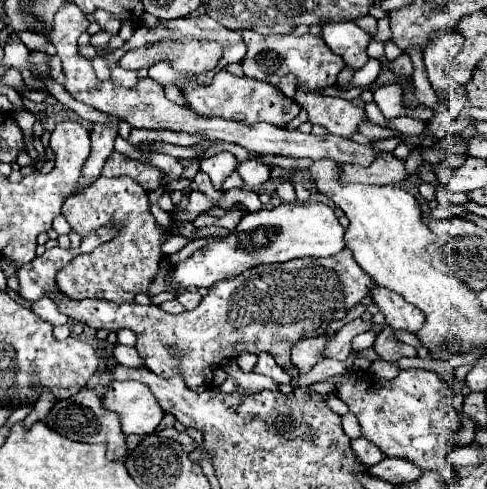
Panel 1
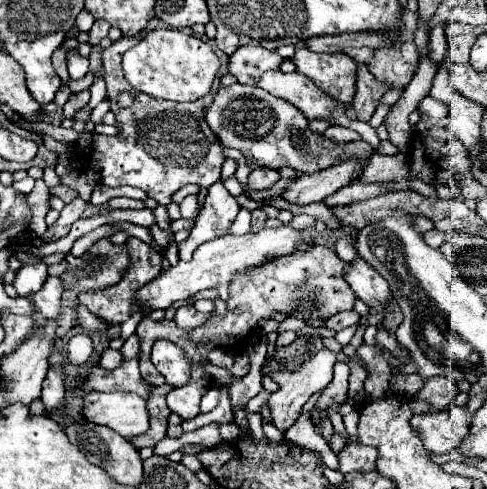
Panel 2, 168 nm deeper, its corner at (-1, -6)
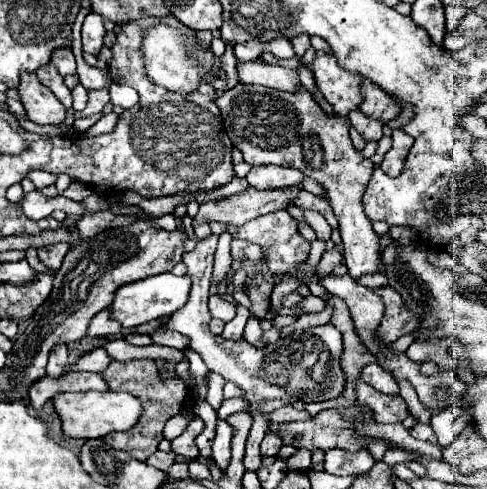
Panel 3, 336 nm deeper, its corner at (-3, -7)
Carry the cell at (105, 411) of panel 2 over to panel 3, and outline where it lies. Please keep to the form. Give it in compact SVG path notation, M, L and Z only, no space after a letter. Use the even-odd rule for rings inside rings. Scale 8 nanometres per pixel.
M88 390L88 392L68 392L68 394L58 394L52 398L54 410L60 416L62 422L62 432L70 438L80 438L80 440L90 440L90 438L102 438L108 432L118 432L118 430L126 430L132 428L132 424L136 424L140 412L142 412L142 404L126 394L126 392L96 392L96 390Z

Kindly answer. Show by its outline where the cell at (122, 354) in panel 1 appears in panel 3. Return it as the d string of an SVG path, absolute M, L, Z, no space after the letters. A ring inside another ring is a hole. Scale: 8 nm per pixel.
M94 348L80 356L68 370L88 370L88 372L102 372L104 366L110 362L110 356L106 354L104 348Z

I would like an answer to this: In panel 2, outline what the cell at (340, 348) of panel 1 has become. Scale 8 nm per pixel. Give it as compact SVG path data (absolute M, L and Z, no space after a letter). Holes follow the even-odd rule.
M322 347L316 355L312 355L310 359L306 359L298 369L294 371L280 371L280 373L272 373L272 379L278 383L278 391L270 395L268 403L270 403L270 411L272 411L272 419L274 425L280 431L286 431L300 415L304 403L316 393L322 391L330 381L332 381L332 367L336 363L336 353L330 351L328 347Z

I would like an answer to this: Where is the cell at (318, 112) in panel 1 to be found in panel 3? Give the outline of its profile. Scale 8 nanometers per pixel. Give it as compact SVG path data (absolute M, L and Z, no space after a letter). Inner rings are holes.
M260 58L250 62L238 62L236 72L242 84L260 84L260 86L268 86L268 88L284 90L284 92L294 92L300 84L296 70L274 66Z

